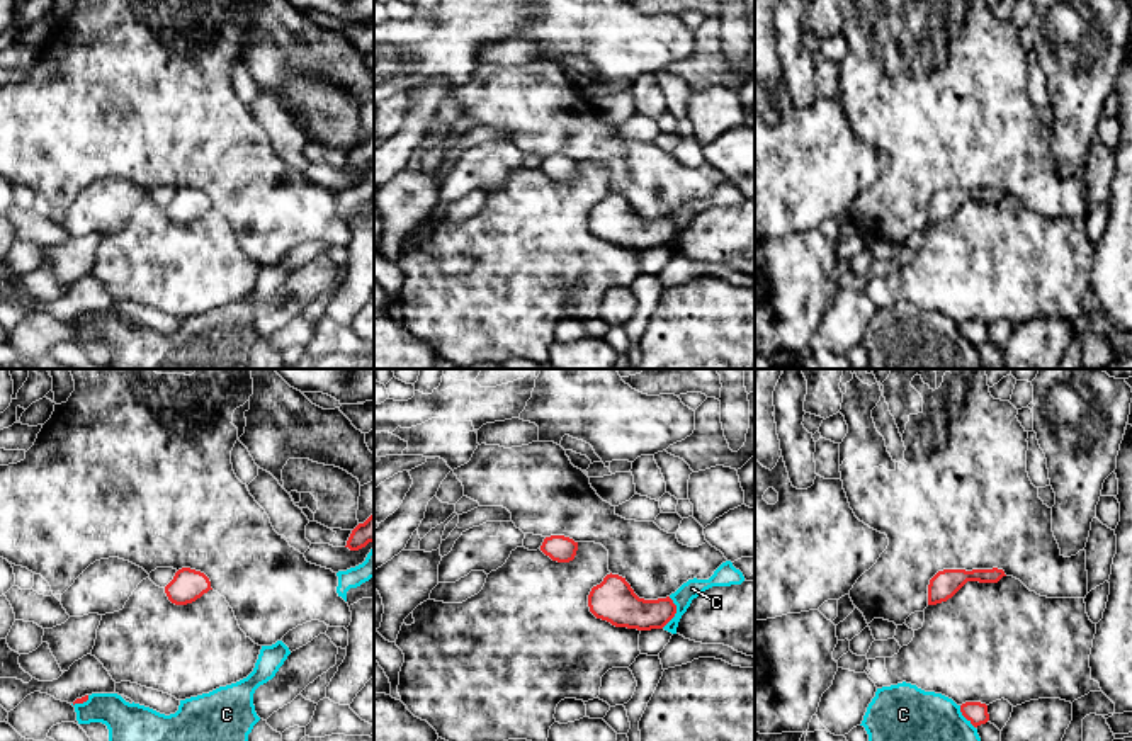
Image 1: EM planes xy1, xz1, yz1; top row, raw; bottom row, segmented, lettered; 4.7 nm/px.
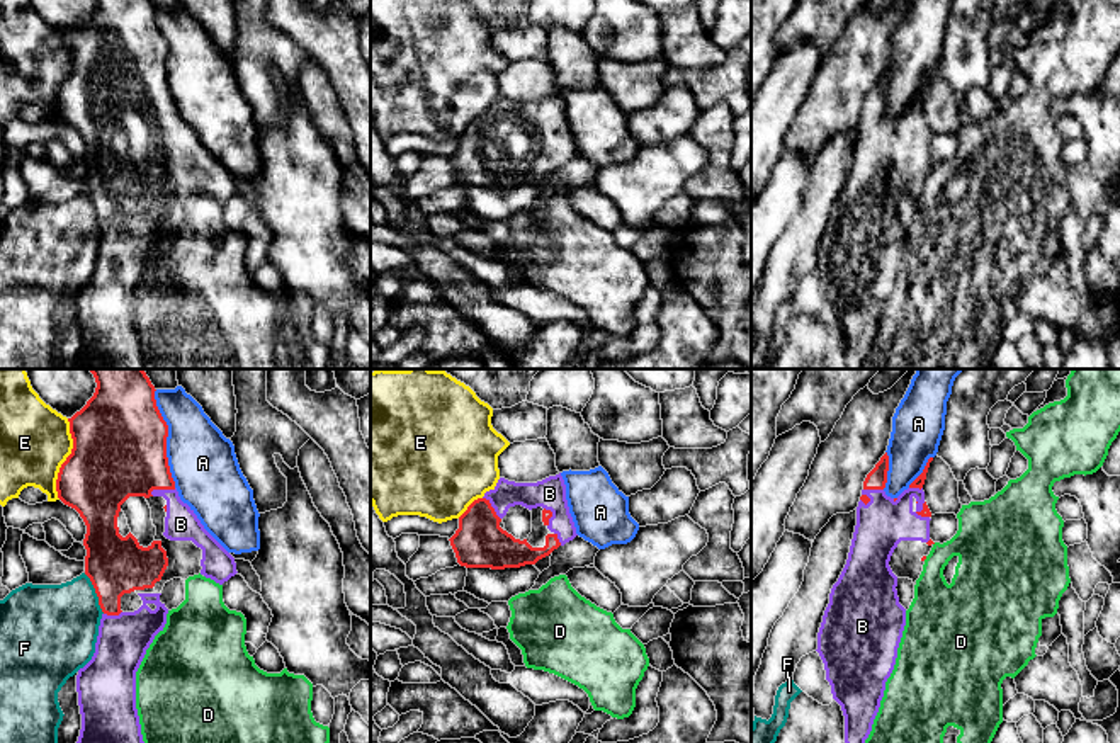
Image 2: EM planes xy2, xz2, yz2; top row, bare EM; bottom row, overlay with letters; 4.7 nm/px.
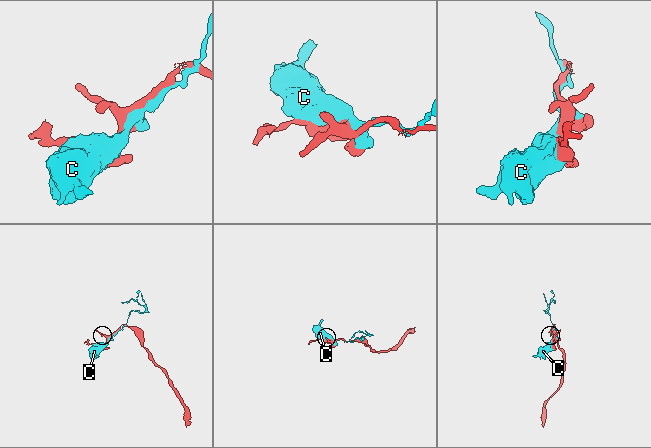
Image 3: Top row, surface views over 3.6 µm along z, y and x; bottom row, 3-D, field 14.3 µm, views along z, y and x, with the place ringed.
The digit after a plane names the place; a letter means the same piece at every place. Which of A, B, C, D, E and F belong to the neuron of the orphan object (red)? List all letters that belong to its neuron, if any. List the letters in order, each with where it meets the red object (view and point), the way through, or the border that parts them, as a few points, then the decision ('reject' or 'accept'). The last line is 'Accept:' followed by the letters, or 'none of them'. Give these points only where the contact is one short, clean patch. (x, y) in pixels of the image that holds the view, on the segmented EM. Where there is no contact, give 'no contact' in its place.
A: meets red in xy2 at (165, 439); reject
B: meets red in xy2 at (162, 488); accept
C: meets red in xz1 at (675, 612); reject
D: meets red in yz2 at (925, 558); border along yz2 (927, 556), (923, 560); reject
E: meets red in xy2 at (67, 459); reject
F: meets red in xy2 at (96, 592); border along xy2 (84, 573), (104, 612); reject
Accept: B

